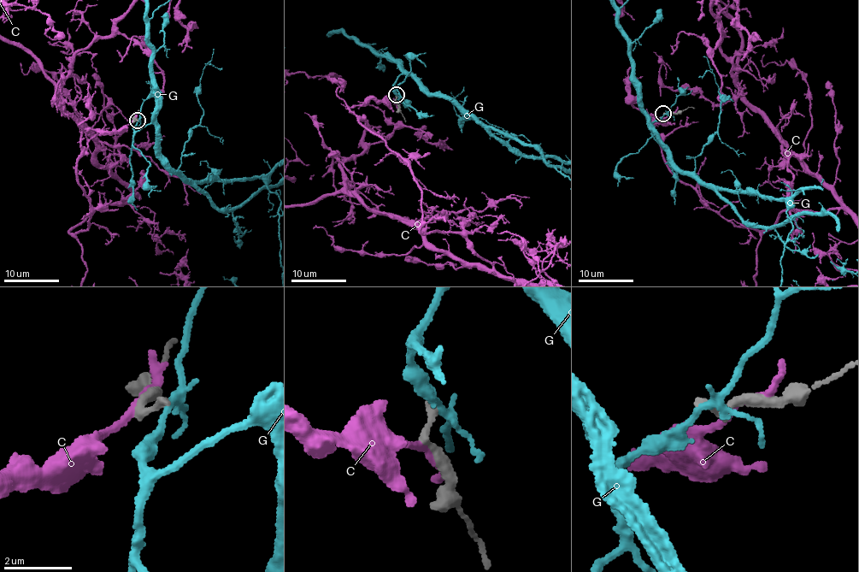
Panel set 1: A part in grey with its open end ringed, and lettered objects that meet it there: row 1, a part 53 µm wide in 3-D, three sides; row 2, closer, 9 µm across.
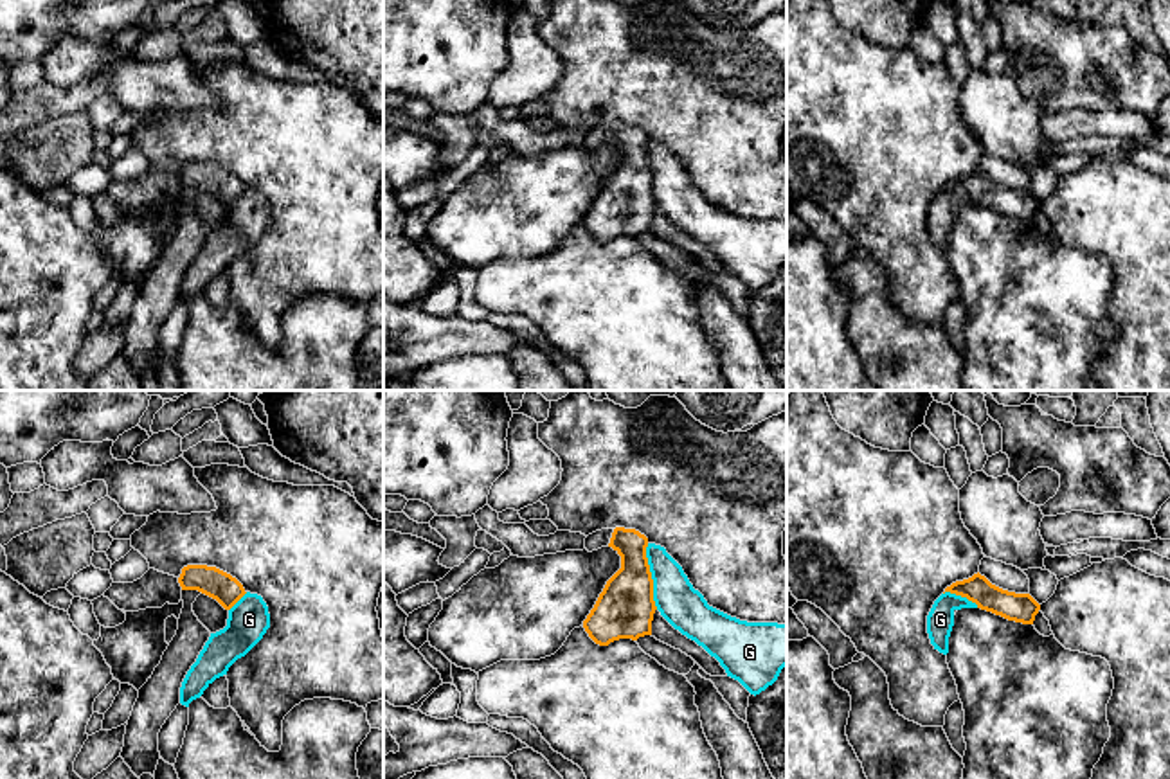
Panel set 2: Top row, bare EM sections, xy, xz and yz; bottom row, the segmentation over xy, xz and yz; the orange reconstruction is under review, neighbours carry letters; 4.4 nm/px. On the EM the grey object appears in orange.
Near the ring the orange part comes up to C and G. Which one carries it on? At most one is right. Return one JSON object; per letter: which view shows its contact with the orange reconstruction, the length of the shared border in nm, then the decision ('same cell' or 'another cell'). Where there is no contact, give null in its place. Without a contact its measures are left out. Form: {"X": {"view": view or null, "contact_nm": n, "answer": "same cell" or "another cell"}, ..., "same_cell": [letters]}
{"C": {"view": null, "answer": "another cell"}, "G": {"view": "xz", "contact_nm": 300, "answer": "another cell"}, "same_cell": []}

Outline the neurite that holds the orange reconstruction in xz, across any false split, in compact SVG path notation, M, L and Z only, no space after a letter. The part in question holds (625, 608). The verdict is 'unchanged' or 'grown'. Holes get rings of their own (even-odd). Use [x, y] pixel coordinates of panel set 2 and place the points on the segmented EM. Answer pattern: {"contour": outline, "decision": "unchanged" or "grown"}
{"contour": "M625 527L601 529L585 538L589 552L607 545L621 556L621 569L607 581L583 621L585 631L599 646L608 646L619 639L637 640L652 635L657 610L646 558L648 538Z", "decision": "grown"}

